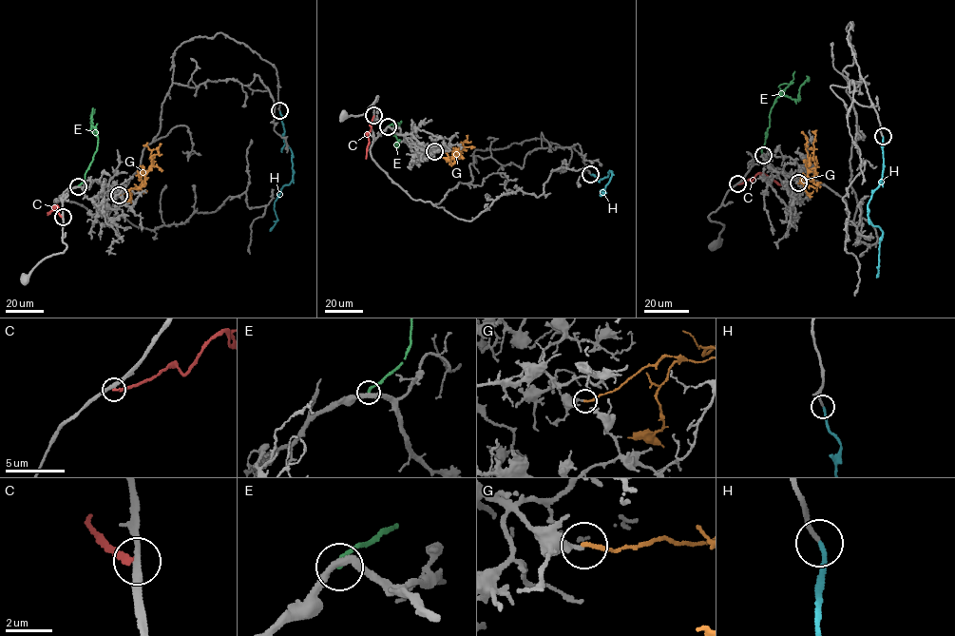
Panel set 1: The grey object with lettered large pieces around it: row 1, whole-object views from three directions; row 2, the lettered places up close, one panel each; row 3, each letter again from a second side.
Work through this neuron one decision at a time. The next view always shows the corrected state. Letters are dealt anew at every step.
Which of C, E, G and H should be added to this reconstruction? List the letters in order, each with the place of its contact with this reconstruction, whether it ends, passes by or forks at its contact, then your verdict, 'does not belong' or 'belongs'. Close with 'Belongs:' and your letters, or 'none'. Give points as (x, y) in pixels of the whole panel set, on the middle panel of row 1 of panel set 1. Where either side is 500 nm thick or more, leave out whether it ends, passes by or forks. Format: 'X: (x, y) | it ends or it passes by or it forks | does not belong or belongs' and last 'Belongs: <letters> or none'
C: (373, 115) | it ends | does not belong
E: (388, 126) | it ends | does not belong
G: (434, 151) | it ends | does not belong
H: (590, 174) | it ends | belongs
Belongs: H

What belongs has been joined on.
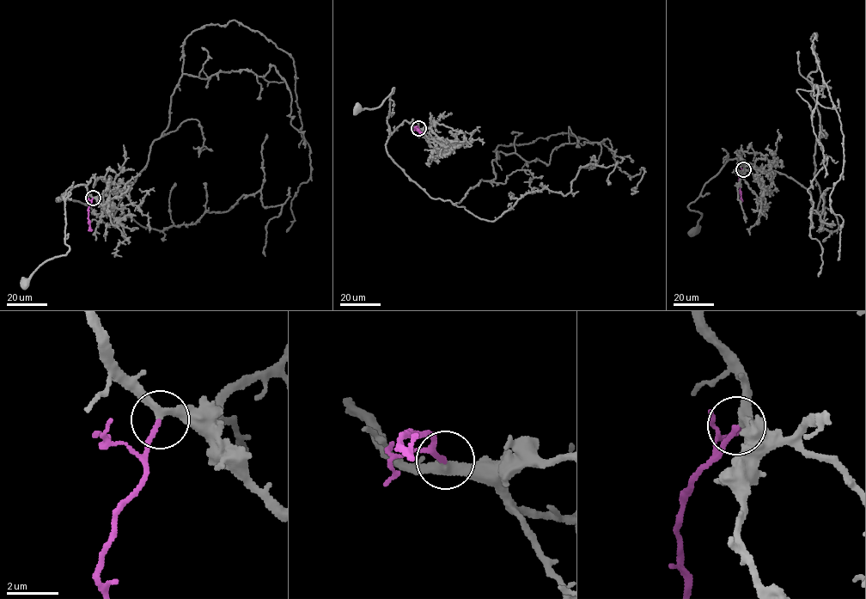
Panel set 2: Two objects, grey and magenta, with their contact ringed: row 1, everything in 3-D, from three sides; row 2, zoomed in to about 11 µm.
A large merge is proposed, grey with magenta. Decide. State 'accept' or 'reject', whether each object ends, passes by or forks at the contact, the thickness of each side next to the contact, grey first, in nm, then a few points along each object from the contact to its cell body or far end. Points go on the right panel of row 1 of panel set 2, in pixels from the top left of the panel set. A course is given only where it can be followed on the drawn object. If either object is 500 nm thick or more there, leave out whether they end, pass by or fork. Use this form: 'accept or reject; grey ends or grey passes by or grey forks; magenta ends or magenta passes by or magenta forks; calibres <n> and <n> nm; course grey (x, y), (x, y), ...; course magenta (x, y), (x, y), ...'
accept; grey passes by; magenta ends; calibres 320 and 180 nm; course grey (743, 169), (737, 151), (742, 160), (728, 160), (707, 182), (701, 194), (687, 206), (702, 214), (693, 230); course magenta (743, 169), (739, 178), (742, 201)

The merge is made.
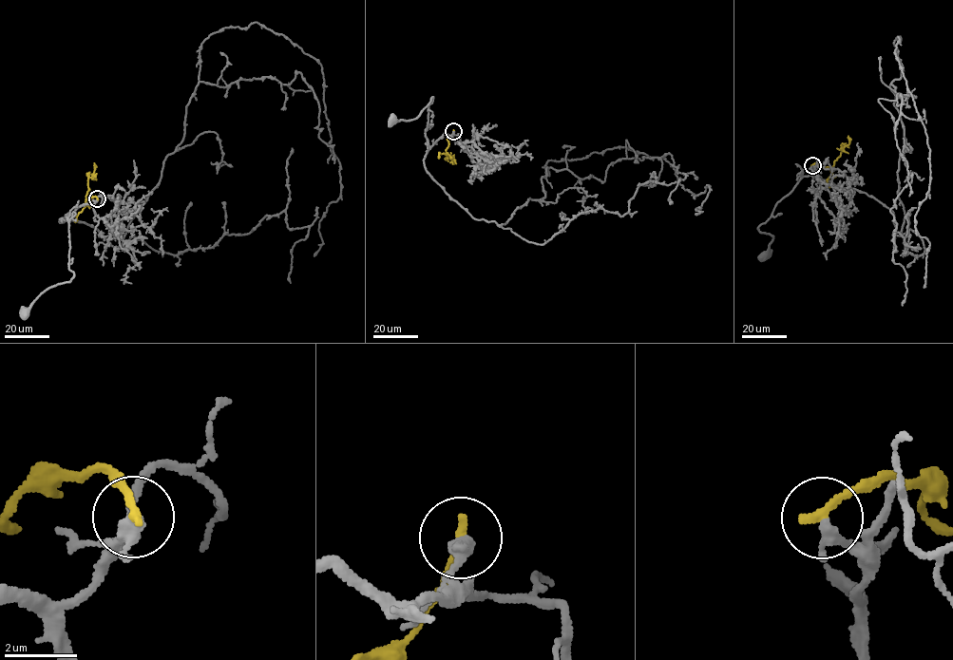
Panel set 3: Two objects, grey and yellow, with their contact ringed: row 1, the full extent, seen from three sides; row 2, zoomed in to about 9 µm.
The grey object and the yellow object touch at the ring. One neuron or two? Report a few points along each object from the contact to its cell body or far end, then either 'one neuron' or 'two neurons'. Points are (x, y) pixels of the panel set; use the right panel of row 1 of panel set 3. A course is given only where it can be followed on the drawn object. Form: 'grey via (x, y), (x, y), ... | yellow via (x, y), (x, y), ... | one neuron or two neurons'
grey via (812, 165), (814, 170), (811, 168), (819, 177), (803, 177), (757, 229), (773, 236), (764, 254) | yellow via (812, 165), (831, 167), (841, 148), (848, 143), (848, 136) | two neurons

